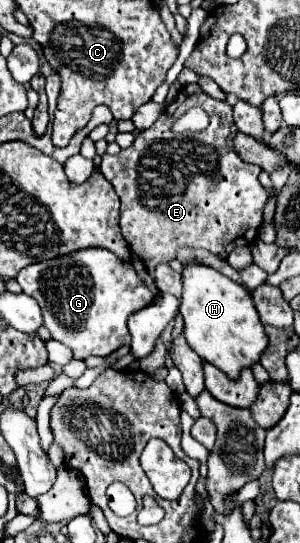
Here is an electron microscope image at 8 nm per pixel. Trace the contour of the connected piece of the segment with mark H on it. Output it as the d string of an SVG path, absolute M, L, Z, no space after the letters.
M190 264L184 268L184 294L180 306L184 318L184 338L196 354L236 380L244 368L260 362L268 346L268 336L258 318L248 292L214 268Z

